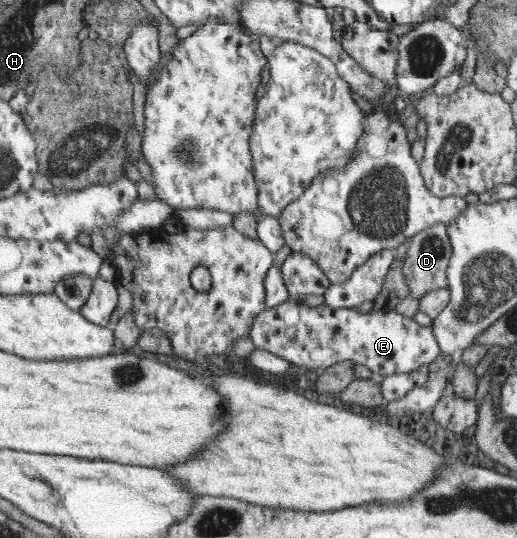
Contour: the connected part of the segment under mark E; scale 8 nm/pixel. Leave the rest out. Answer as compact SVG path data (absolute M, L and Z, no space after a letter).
M288 300L277 307L266 308L255 318L251 339L255 347L301 368L321 371L335 363L355 361L369 367L378 379L427 367L441 351L433 327L417 323L395 310L361 313L351 308L331 307L325 301L310 307Z

